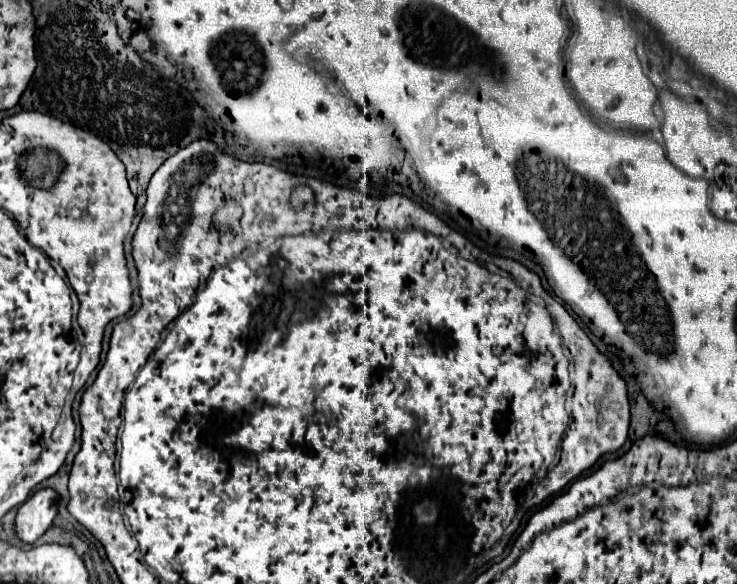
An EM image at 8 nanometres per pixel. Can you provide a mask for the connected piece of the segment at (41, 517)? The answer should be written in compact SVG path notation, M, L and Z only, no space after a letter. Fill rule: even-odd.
M42 488L34 492L20 508L14 518L16 536L32 544L38 540L56 518L56 492L52 488Z

